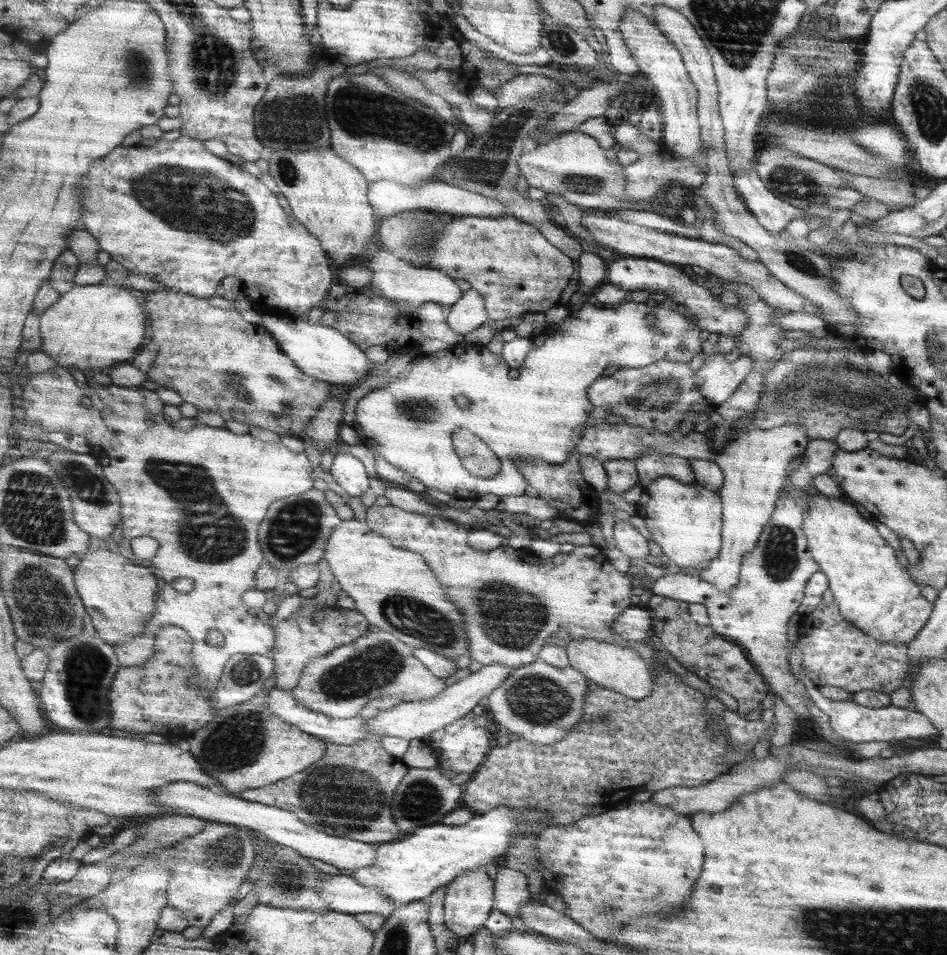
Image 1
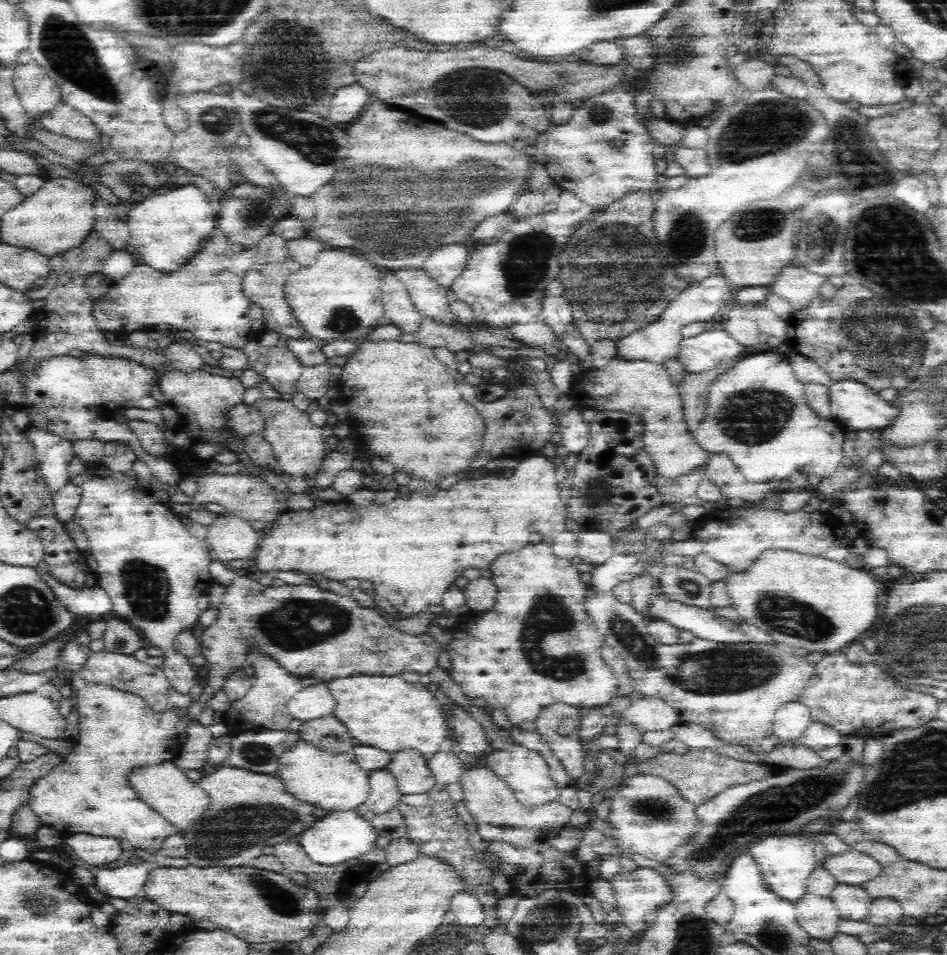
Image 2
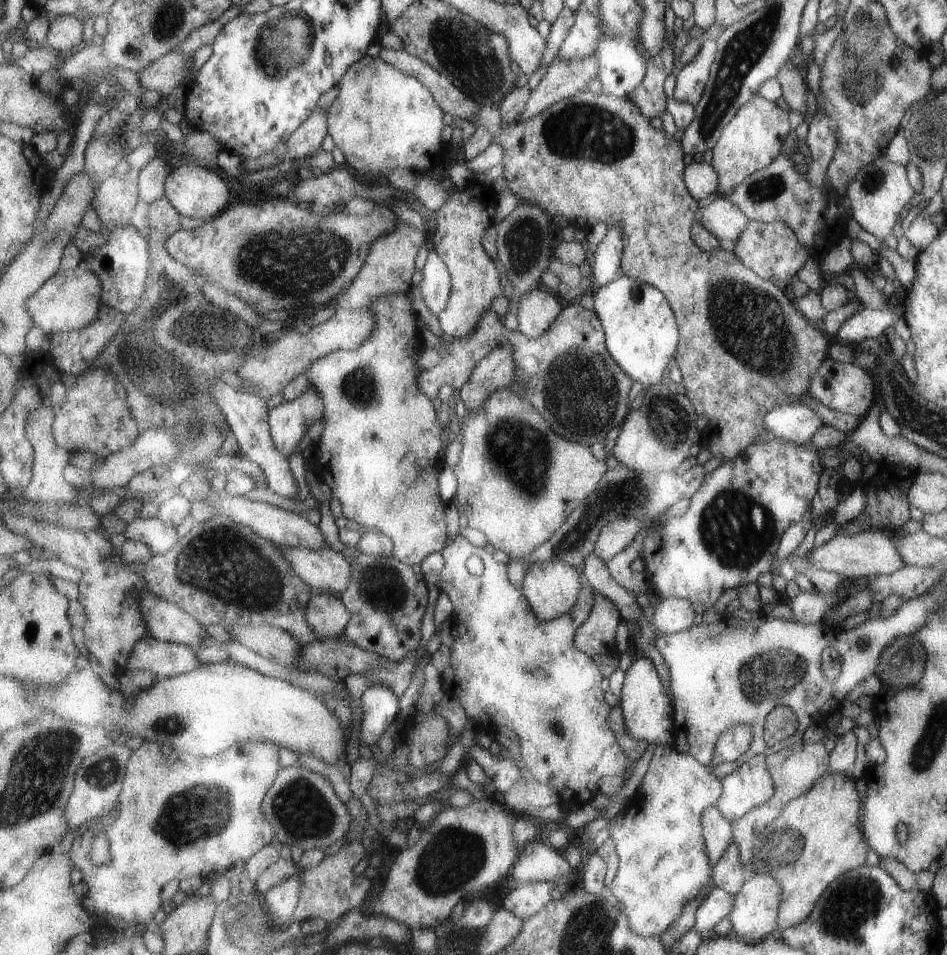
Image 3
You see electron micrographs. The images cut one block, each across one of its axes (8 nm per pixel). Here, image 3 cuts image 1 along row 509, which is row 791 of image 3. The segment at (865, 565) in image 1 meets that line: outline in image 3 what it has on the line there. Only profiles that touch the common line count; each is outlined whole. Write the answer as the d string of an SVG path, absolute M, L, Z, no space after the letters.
M825 774L819 782L813 782L807 794L777 808L769 818L769 826L755 838L753 862L749 868L757 876L769 874L775 878L781 890L775 930L783 932L801 924L835 878L865 864L867 842L859 824L861 802L853 788L855 778L847 780L845 776L847 774Z

